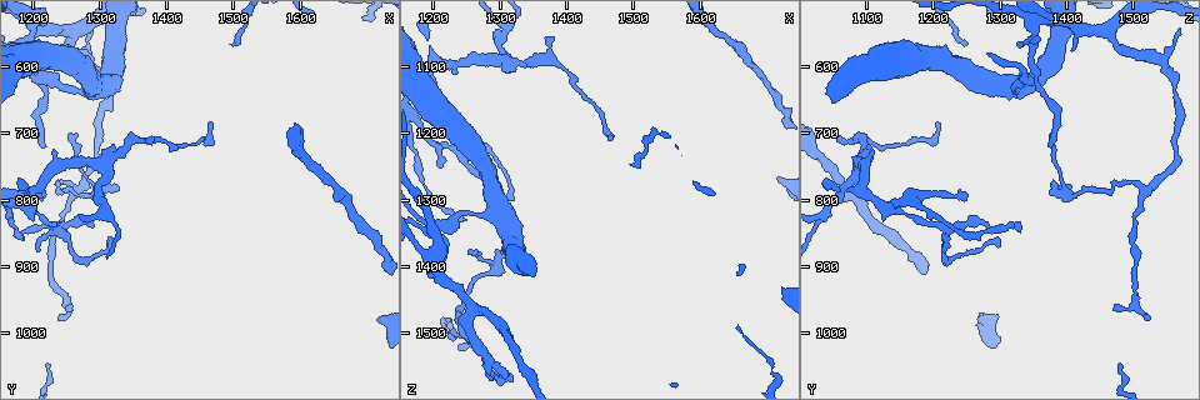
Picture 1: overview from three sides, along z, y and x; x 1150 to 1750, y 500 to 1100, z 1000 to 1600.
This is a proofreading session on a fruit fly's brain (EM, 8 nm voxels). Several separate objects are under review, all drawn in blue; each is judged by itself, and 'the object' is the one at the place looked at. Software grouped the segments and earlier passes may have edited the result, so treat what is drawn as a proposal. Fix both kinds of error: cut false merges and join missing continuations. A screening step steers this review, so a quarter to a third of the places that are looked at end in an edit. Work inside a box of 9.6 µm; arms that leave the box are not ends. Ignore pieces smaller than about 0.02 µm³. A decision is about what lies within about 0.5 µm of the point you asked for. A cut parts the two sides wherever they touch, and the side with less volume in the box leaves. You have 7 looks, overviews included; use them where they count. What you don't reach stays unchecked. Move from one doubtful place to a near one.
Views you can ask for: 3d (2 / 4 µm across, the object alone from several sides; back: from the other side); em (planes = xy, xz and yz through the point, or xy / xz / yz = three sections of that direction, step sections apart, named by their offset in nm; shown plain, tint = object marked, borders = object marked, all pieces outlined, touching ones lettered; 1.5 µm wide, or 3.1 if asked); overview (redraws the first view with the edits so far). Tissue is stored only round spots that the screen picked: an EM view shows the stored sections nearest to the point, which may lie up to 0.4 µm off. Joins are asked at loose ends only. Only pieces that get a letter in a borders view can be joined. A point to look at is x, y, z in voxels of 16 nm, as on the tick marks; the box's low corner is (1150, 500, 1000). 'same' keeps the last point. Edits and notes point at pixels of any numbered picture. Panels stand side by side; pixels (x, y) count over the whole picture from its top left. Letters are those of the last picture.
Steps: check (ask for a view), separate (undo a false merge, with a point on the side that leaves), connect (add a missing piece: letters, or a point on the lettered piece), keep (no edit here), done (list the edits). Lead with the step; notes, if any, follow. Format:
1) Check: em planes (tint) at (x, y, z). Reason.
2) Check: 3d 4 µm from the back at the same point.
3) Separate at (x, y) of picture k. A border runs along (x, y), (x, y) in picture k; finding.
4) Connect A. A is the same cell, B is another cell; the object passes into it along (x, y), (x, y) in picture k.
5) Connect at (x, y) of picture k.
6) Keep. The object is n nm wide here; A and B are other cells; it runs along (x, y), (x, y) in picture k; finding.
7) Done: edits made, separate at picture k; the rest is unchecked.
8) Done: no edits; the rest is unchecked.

Check: em planes (tint) at (1310, 810, 1045). Two arms in line, one across.

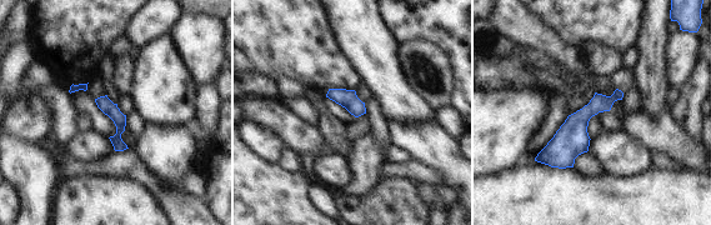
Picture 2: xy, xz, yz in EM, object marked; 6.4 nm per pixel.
Check: em planes (borders) at the same point. What lies round it.

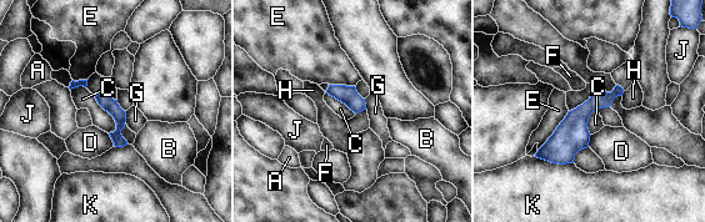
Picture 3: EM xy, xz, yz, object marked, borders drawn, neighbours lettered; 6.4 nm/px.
Keep. The object is 90 nm wide here; A, B, C, D, E, F, G, H, J and K are other cells; it runs along (619, 90), (594, 102), (540, 155) in picture 3; one cell here.

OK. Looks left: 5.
Check: 3d 2 µm from the back at (1380, 710, 1055). Tapers out.

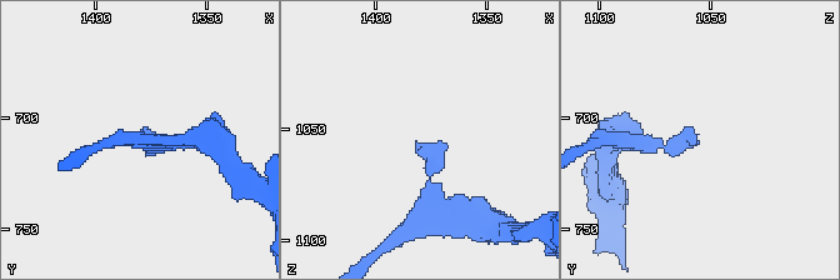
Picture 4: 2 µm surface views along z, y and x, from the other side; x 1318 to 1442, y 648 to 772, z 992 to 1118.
Check: em yz step 4 (borders) at (1380, 708, 1055). Need the tissue.

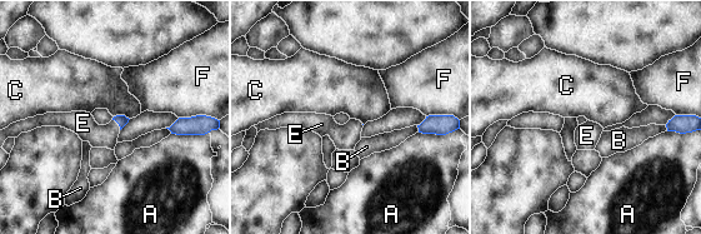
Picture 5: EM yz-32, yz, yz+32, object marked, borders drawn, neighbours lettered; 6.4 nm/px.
Check: em planes (borders) at the same point. Cut it another way.

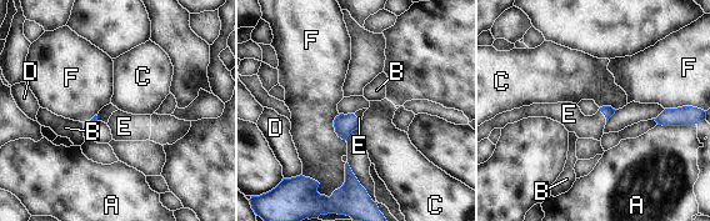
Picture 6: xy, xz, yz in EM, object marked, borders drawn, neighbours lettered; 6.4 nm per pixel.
Connect E. E is the same cell, A, B, C, D and F are other cells; the cell continues.

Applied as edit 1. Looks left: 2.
Check: em yz step 4 (borders) at (1240, 845, 1220). Abrupt turn.

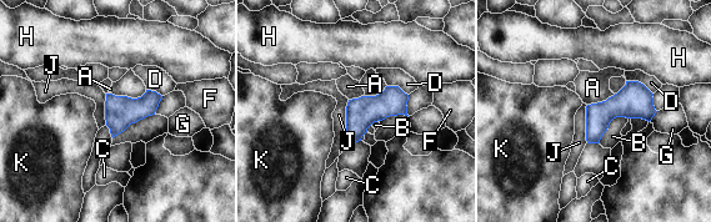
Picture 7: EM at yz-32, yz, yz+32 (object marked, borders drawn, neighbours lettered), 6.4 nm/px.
Keep. A, B, C, D, F, G, H, J and K are other cells; a border runs along (615, 94), (605, 100), (587, 105) in picture 7; one cell here.

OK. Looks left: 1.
Done: edits made, connect at picture 6; the rest is unchecked.

